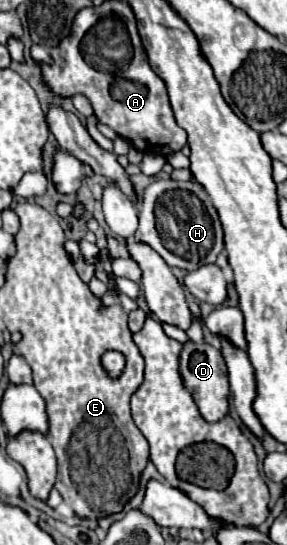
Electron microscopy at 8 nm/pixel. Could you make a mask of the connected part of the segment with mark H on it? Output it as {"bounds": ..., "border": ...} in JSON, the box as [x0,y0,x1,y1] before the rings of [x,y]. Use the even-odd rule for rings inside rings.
{"bounds":[135,181,223,271],"border":[[[155,181],[145,189],[139,207],[139,229],[135,233],[137,241],[153,247],[169,267],[179,267],[185,271],[195,271],[203,265],[211,265],[223,251],[223,229],[215,207],[203,185],[197,181]],[[171,235],[171,249],[167,249],[165,239]]]}

